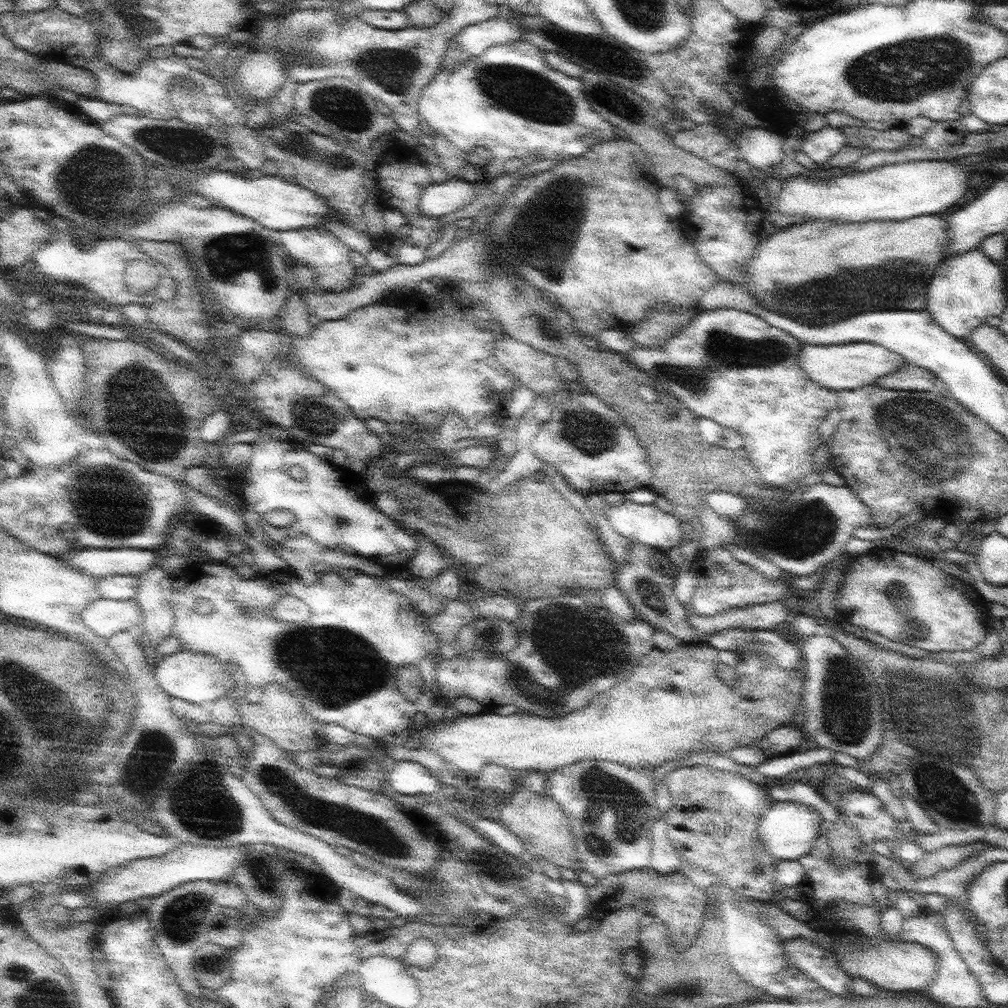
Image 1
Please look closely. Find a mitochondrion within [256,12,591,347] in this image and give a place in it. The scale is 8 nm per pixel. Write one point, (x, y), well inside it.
(520, 90)

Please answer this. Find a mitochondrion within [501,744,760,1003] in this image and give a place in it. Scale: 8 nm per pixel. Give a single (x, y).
(612, 810)

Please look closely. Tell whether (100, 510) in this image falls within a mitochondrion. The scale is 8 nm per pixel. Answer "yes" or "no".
yes

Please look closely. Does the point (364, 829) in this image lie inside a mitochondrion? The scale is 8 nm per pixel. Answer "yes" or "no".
yes

